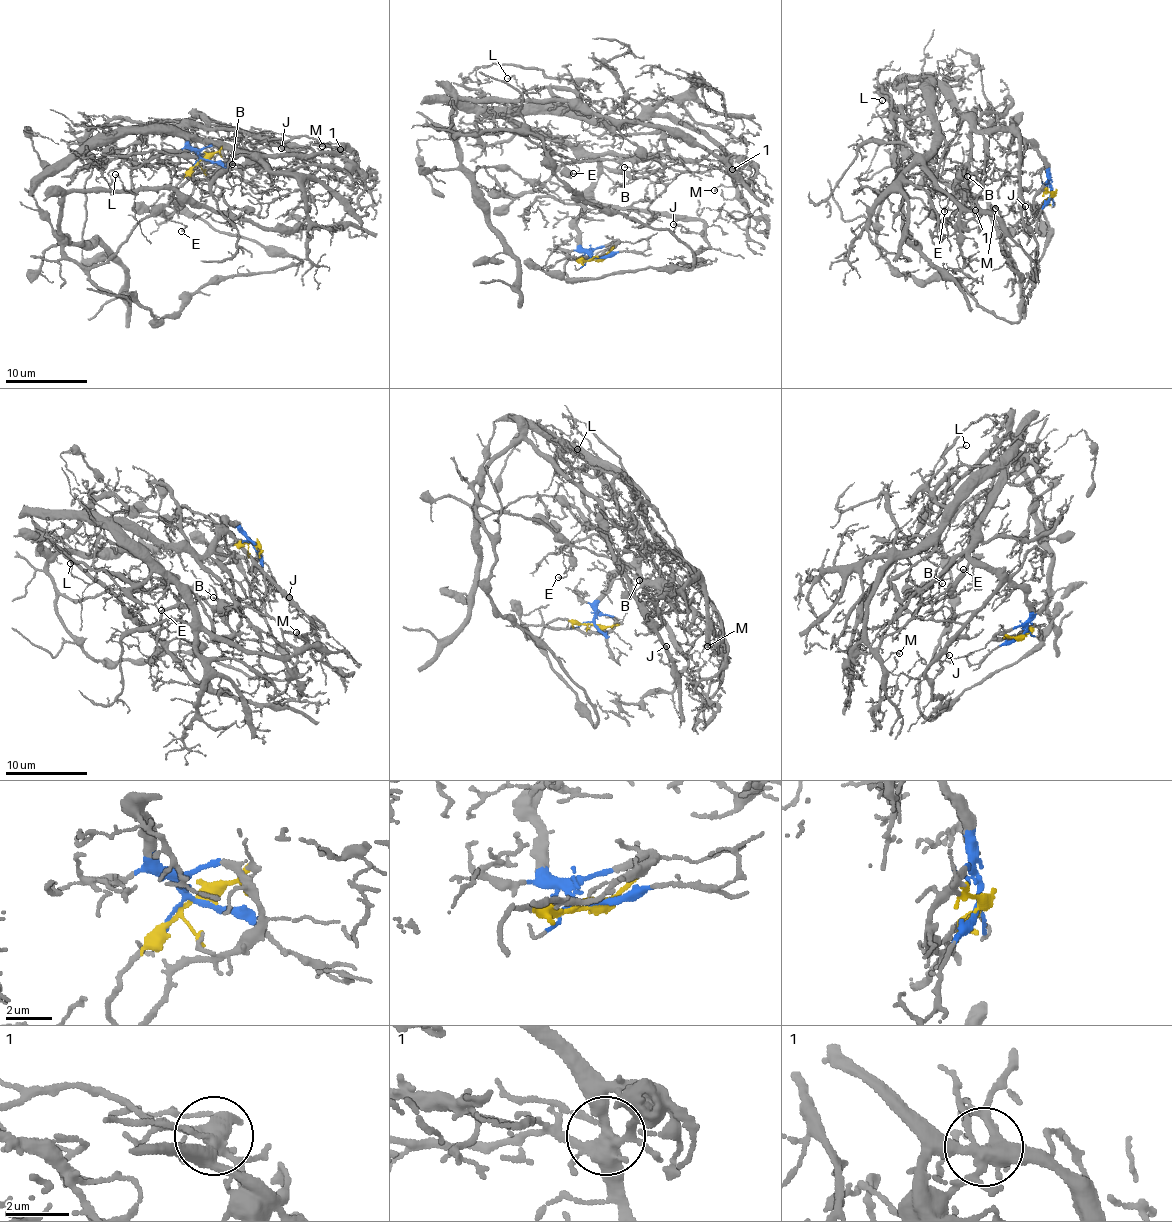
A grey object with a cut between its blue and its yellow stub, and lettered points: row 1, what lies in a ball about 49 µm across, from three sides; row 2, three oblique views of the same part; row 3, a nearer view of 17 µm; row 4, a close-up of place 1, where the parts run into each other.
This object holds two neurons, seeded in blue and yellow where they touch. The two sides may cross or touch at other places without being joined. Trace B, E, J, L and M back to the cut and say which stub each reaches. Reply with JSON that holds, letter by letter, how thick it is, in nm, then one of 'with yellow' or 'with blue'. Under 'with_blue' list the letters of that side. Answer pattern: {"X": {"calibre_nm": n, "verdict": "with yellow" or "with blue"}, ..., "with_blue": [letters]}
{"B": {"calibre_nm": 120, "verdict": "with blue"}, "E": {"calibre_nm": 130, "verdict": "with yellow"}, "J": {"calibre_nm": 90, "verdict": "with blue"}, "L": {"calibre_nm": 120, "verdict": "with yellow"}, "M": {"calibre_nm": 110, "verdict": "with blue"}, "with_blue": ["B", "J", "M"]}

